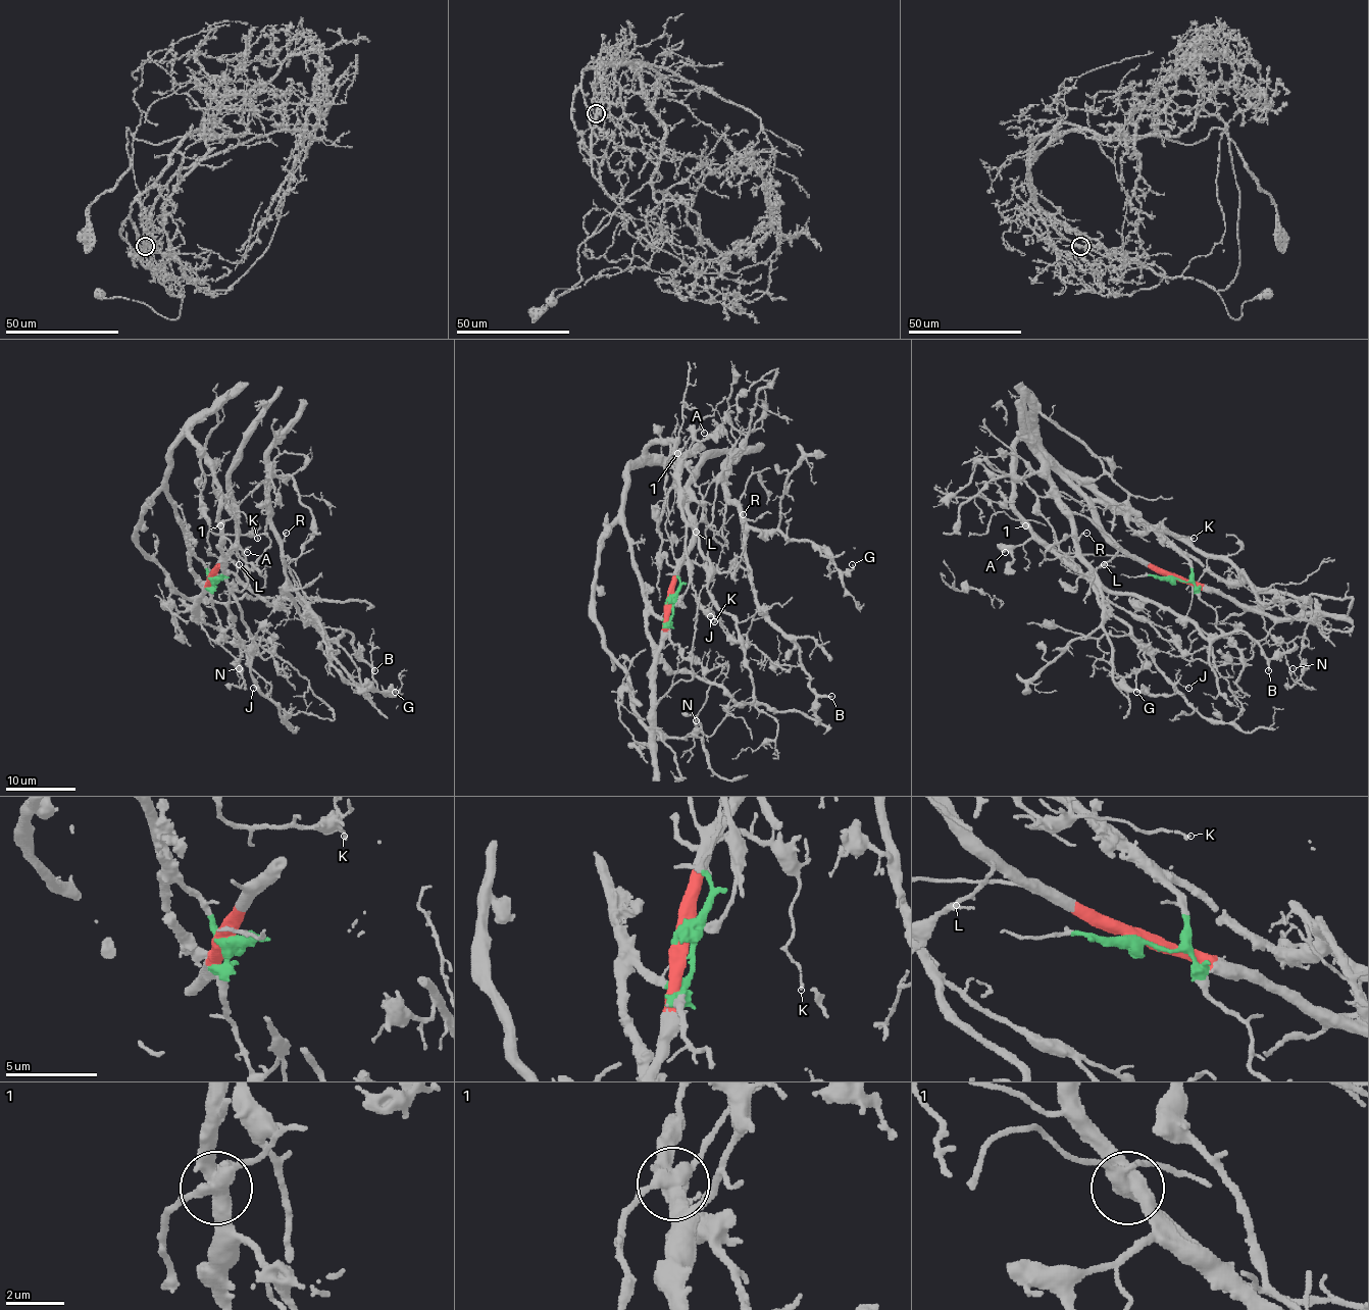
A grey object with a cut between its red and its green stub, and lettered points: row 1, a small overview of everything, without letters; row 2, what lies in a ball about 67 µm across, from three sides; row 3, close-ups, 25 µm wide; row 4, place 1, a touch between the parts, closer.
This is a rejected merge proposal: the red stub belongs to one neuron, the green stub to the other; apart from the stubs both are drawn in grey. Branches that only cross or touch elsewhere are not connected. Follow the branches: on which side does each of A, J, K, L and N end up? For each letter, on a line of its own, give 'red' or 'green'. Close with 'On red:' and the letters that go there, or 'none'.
A: green
J: green
K: green
L: green
N: green
On red: none

